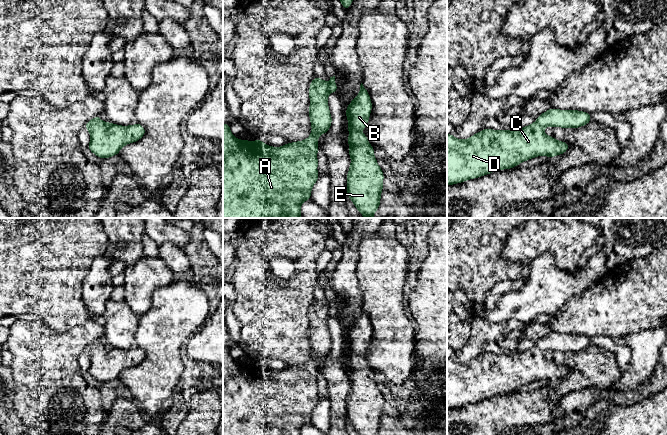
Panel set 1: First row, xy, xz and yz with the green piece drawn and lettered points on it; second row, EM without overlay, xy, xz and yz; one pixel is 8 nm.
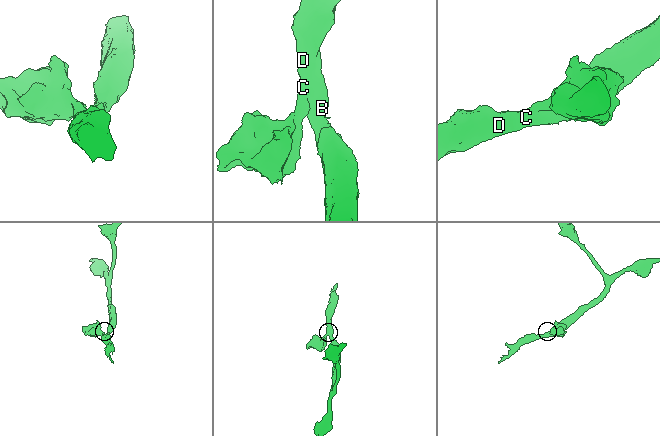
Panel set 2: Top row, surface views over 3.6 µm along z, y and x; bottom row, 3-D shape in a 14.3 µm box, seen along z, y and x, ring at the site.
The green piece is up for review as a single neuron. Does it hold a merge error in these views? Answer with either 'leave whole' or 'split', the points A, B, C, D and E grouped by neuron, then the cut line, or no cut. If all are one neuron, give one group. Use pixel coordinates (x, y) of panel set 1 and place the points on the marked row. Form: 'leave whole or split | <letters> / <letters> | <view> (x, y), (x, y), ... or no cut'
leave whole | A B C D E | no cut

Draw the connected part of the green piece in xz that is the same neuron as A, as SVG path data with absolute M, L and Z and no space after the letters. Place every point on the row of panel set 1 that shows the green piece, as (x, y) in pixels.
M335 76L330 77L330 82L327 83L319 77L315 77L310 82L310 88L308 90L308 95L310 98L310 106L308 108L309 118L311 122L312 131L310 136L302 141L296 141L292 143L287 143L281 147L272 147L265 144L262 140L241 140L234 137L230 131L230 125L228 123L223 124L223 218L301 218L301 204L304 201L311 199L311 191L314 184L319 178L317 171L318 159L317 153L319 150L318 137L329 131L332 123L332 116L330 114L328 106L328 95L330 92L336 93L338 86L335 84Z

